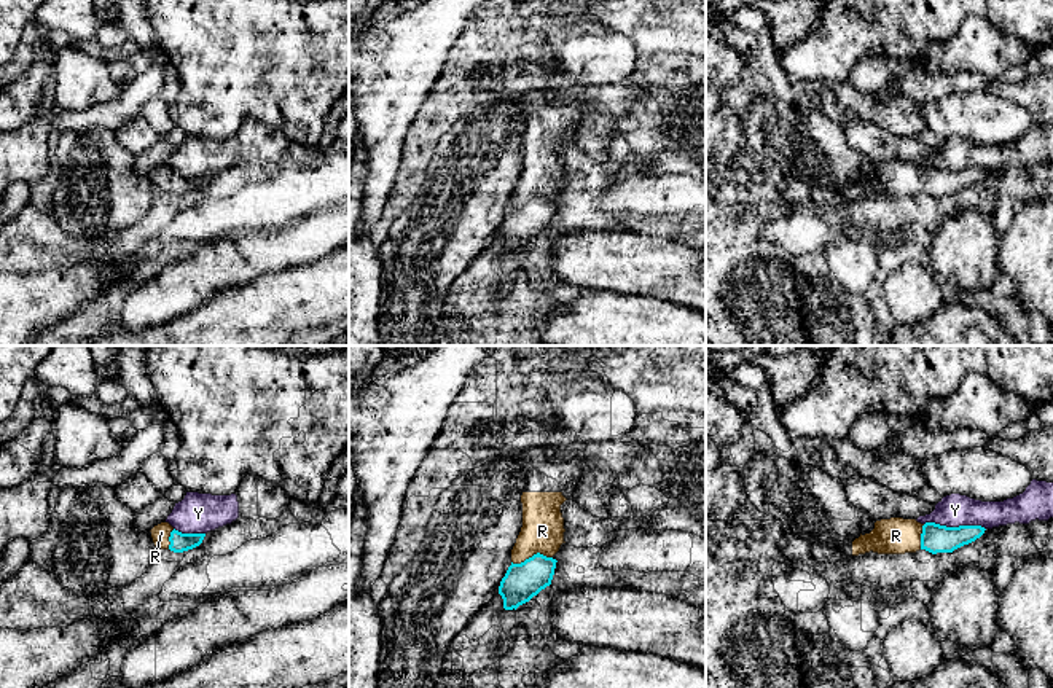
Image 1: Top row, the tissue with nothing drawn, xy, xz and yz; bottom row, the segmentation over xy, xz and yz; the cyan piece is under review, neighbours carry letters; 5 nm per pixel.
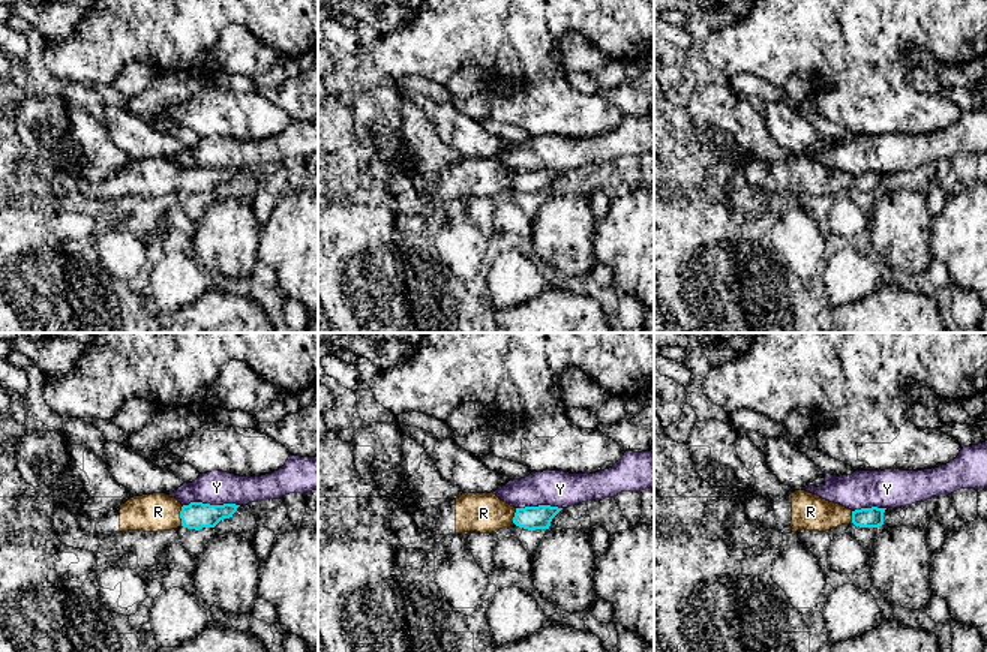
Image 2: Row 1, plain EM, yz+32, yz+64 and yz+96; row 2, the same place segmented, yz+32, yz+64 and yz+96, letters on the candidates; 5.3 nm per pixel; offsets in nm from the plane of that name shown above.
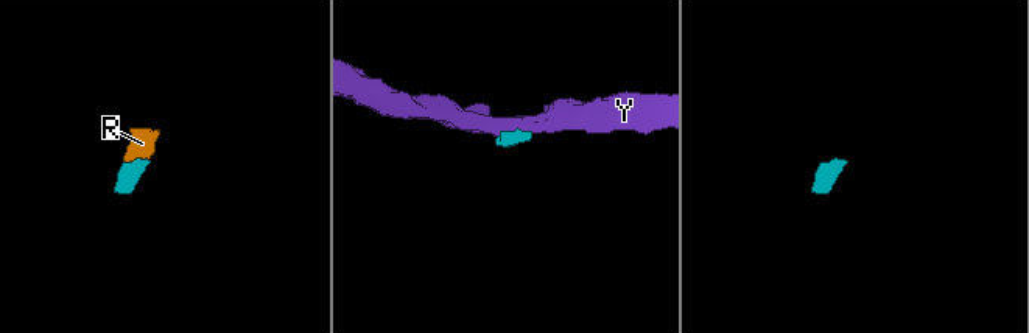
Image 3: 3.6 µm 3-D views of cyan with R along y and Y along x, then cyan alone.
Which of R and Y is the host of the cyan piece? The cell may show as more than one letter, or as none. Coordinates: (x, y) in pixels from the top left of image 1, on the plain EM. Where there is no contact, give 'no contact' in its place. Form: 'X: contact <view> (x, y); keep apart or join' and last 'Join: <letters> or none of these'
R: contact xz (532, 199); join
Y: contact yz (955, 171); keep apart
Join: R

